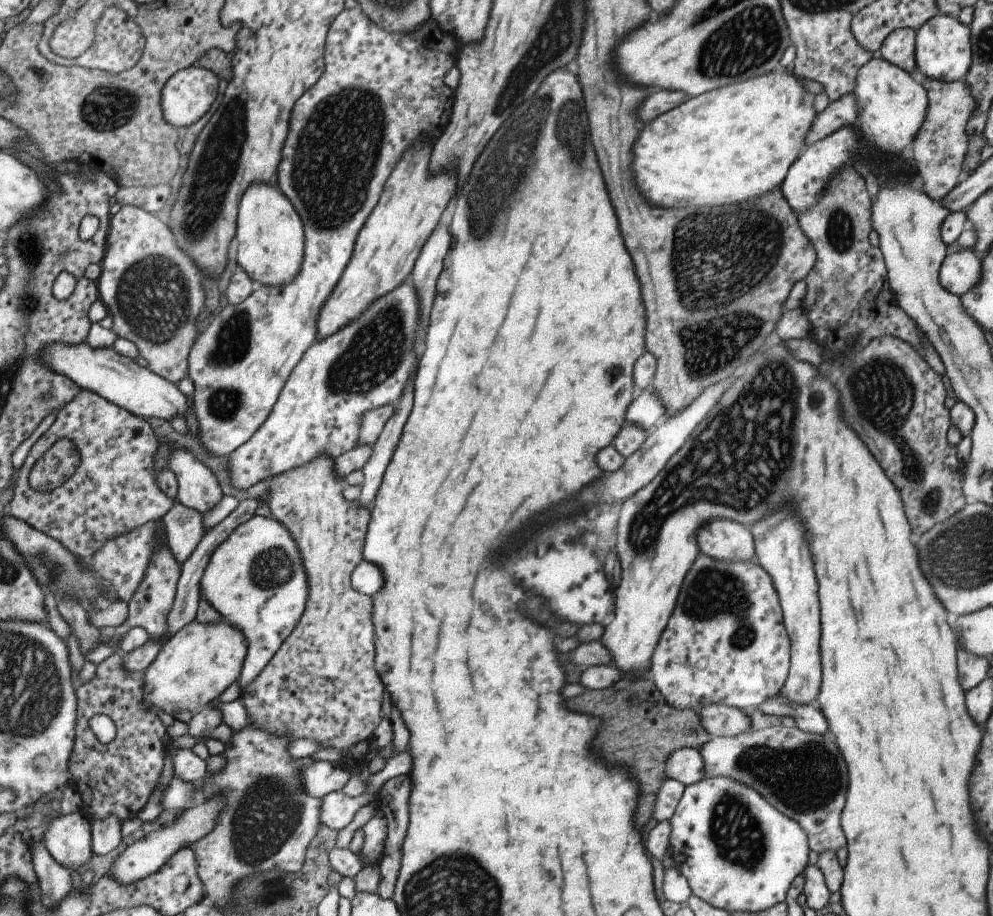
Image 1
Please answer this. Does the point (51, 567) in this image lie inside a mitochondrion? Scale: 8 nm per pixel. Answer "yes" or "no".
yes

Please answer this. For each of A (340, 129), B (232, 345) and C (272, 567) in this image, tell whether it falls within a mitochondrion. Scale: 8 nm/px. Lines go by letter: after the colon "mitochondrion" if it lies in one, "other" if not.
A: mitochondrion
B: mitochondrion
C: mitochondrion

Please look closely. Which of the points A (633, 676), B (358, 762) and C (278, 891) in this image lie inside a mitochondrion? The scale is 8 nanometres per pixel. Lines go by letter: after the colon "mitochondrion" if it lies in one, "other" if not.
A: other
B: other
C: mitochondrion

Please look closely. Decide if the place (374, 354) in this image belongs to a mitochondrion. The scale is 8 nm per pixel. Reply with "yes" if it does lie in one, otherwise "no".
yes

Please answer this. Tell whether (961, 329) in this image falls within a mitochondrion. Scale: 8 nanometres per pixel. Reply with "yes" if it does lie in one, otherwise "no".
no

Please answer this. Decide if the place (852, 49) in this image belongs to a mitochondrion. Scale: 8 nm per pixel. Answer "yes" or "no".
no

